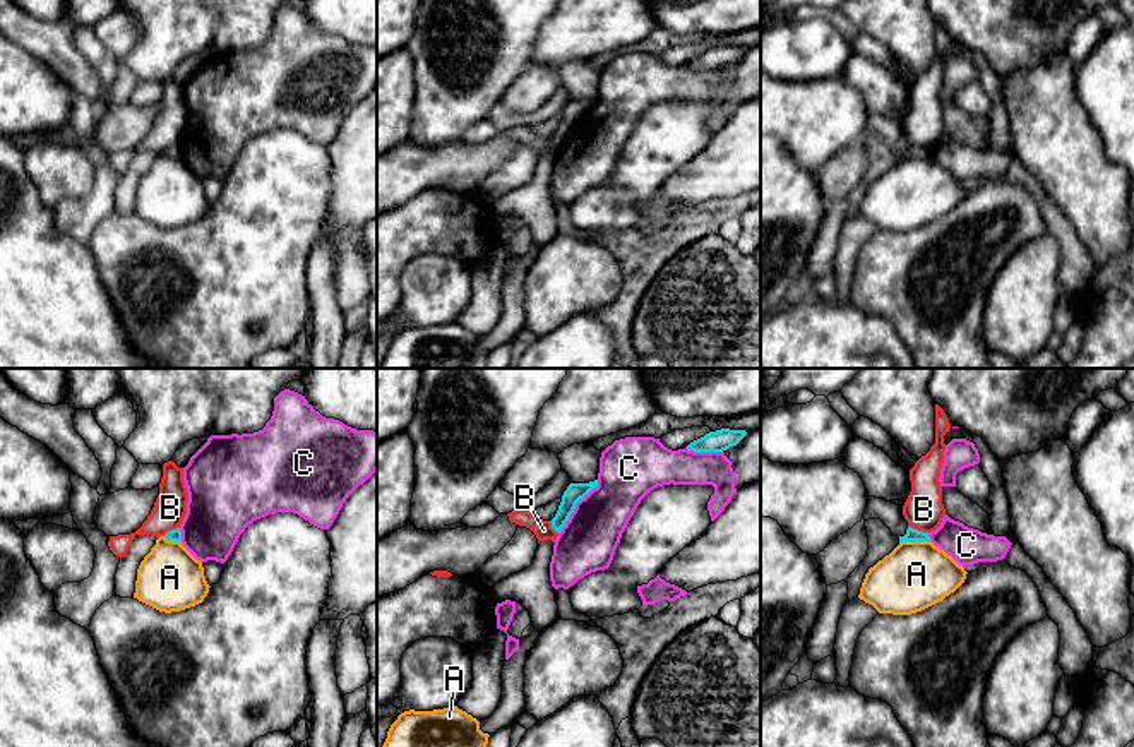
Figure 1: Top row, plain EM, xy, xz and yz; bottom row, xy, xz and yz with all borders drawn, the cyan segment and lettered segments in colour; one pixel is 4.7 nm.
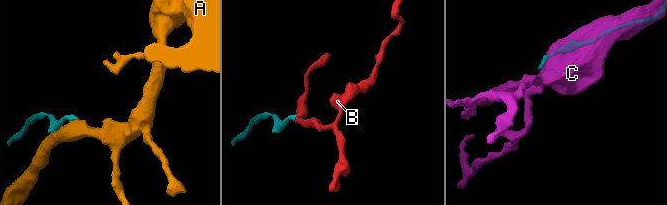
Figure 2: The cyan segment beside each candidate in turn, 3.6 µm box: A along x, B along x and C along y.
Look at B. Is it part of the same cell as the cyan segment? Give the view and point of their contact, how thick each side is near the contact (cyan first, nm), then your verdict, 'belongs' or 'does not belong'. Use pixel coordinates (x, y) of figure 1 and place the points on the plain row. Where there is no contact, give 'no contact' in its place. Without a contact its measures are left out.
yz (917, 146) | 60/190 nm | does not belong

